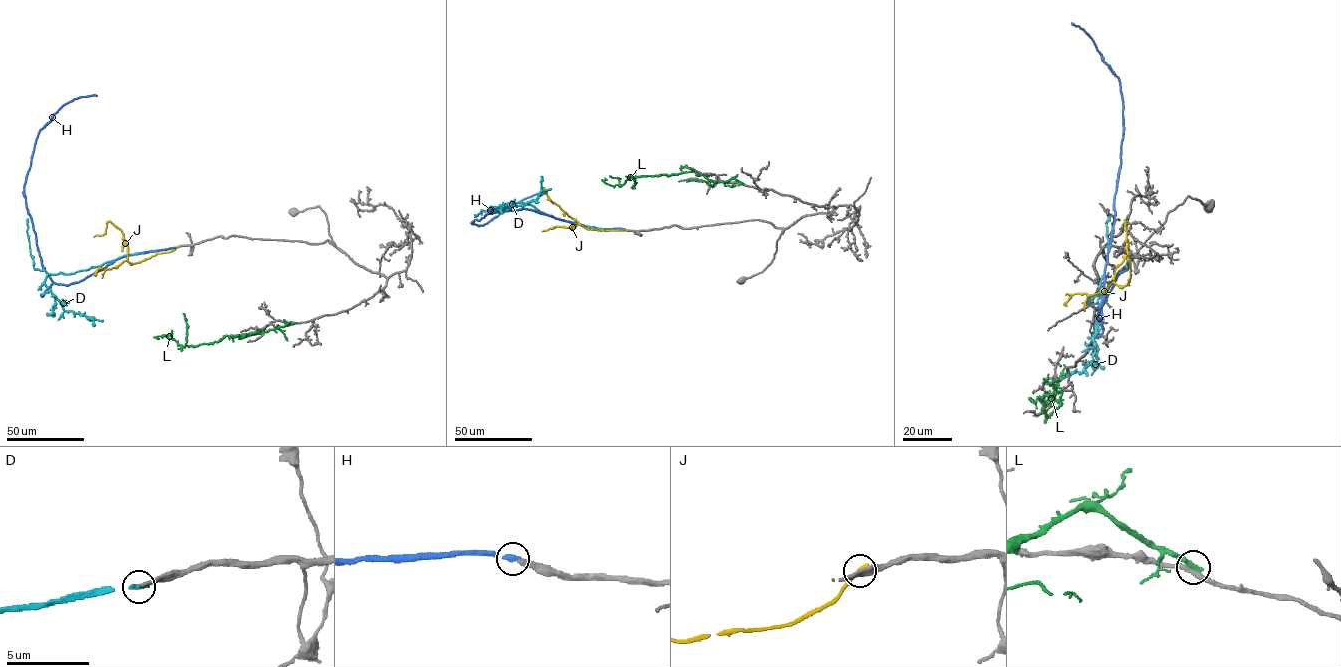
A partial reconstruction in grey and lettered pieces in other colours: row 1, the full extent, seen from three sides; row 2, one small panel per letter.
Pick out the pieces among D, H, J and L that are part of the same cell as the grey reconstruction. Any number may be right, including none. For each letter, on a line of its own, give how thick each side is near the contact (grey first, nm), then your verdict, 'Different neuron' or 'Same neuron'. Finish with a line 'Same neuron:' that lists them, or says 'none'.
D: Thickness 320 nm (grey) against 280 nm. Different neuron
H: Thickness 240 nm (grey) against 280 nm. Same neuron
J: Thickness 440 nm (grey) against 260 nm. Different neuron
L: Thickness 280 nm (grey) against 360 nm. Different neuron
Same neuron: H

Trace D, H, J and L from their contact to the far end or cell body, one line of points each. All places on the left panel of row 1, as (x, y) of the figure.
D: (175, 248), (123, 256), (74, 273), (48, 274), (44, 284), (63, 309), (90, 318), (93, 326)
H: (174, 248), (123, 256), (67, 285), (54, 283), (43, 267), (24, 193), (34, 145), (63, 105), (97, 95)
J: (177, 246), (132, 264), (126, 260), (128, 246), (123, 233), (110, 221), (105, 233), (94, 237)
L: (295, 323), (260, 333), (225, 336), (218, 341), (196, 346), (182, 347), (163, 335), (156, 337), (159, 339)

